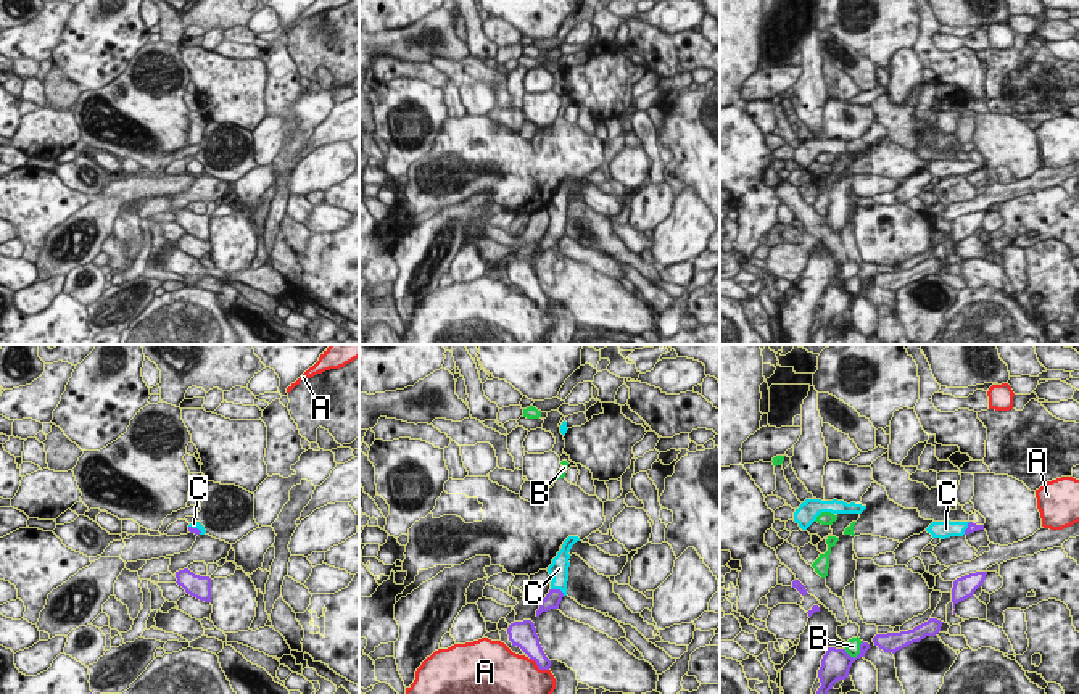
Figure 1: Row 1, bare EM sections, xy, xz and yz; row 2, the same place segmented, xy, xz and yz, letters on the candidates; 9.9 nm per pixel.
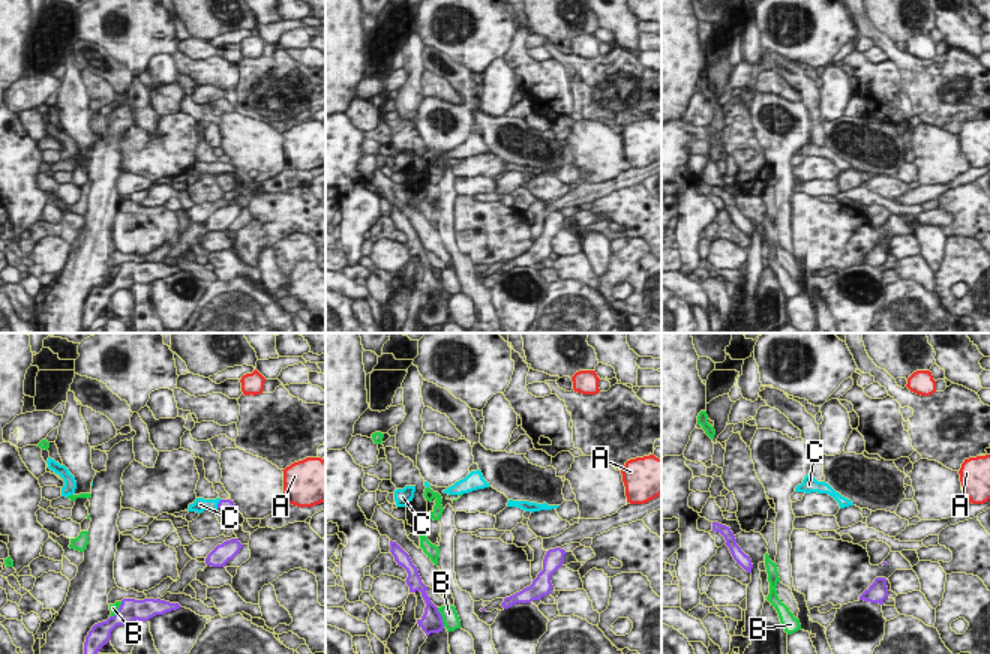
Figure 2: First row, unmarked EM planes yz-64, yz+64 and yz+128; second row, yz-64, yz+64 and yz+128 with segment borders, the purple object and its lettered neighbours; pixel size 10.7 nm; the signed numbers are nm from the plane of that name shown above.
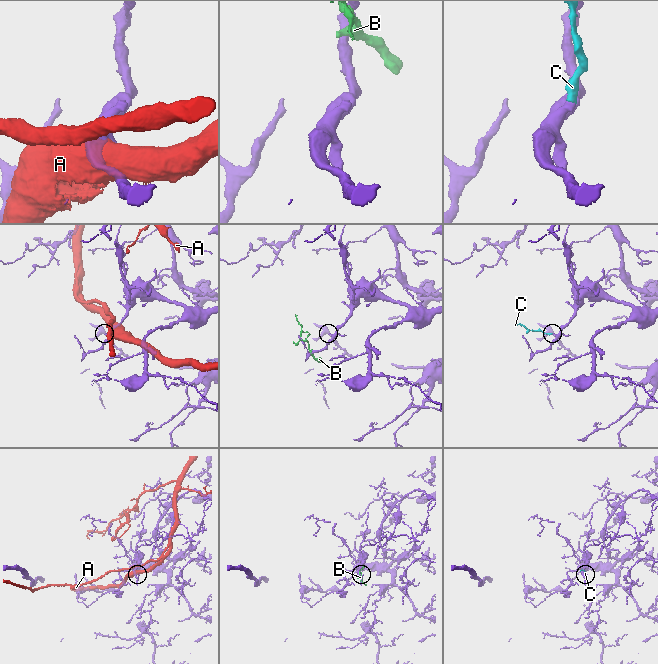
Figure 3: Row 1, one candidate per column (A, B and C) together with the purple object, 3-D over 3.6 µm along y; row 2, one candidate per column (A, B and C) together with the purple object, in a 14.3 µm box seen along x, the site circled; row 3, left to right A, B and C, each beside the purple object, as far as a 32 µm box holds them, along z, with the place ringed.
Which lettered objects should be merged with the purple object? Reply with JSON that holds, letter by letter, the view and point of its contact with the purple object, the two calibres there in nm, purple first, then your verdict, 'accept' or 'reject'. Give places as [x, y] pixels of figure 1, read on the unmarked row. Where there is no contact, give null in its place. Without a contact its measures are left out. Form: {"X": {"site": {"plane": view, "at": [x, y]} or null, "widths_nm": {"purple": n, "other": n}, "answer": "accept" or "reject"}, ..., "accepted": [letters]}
{"A": {"site": {"plane": "xz", "at": [538, 306]}, "widths_nm": {"purple": 190, "other": 500}, "answer": "reject"}, "B": {"site": {"plane": "yz", "at": [859, 293]}, "widths_nm": {"purple": 300, "other": 160}, "answer": "reject"}, "C": {"site": {"plane": "xz", "at": [558, 229]}, "widths_nm": {"purple": 160, "other": 190}, "answer": "accept"}, "accepted": ["C"]}

